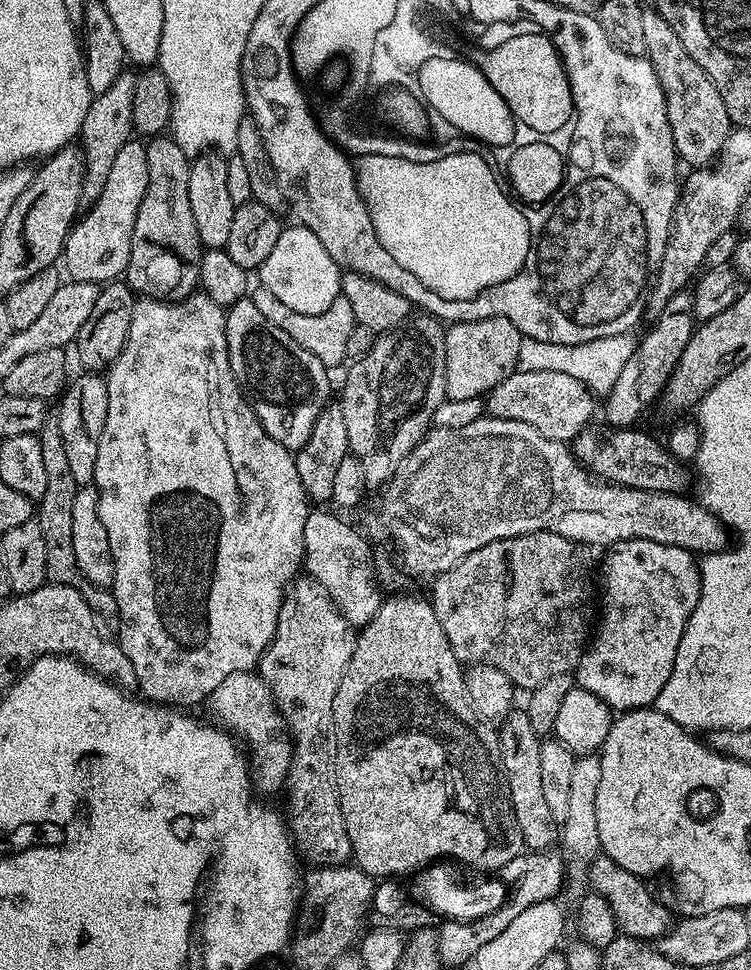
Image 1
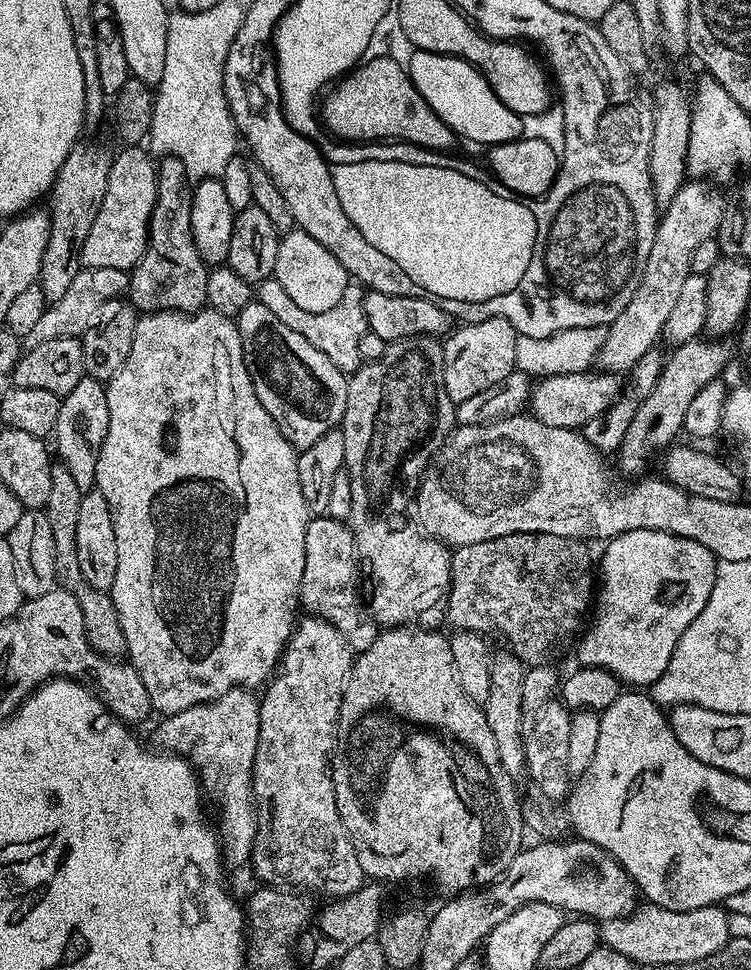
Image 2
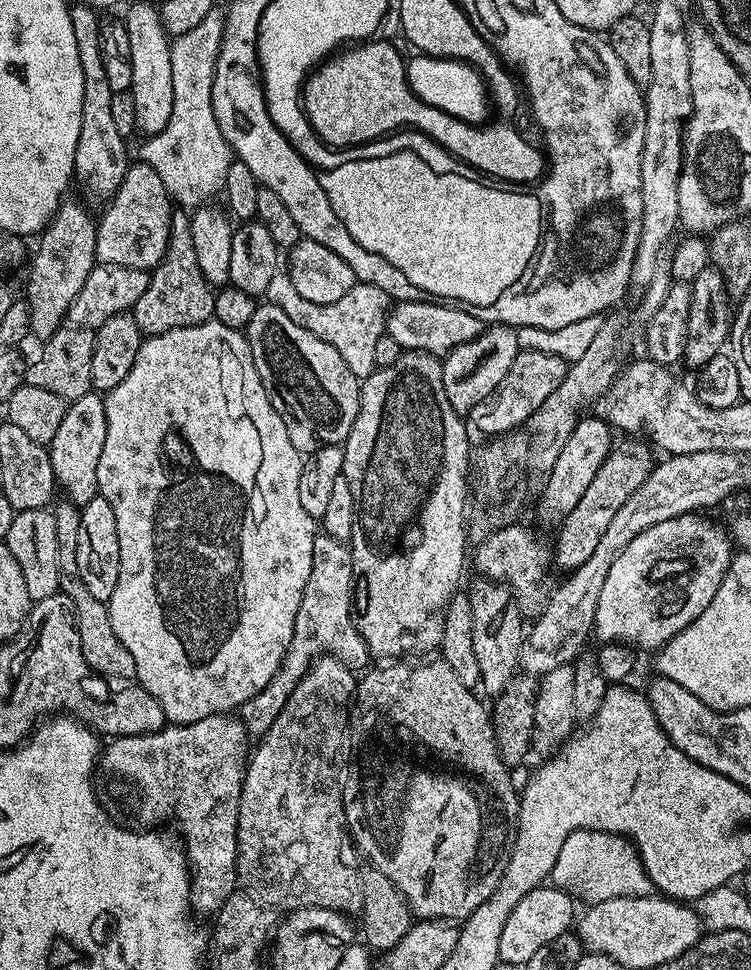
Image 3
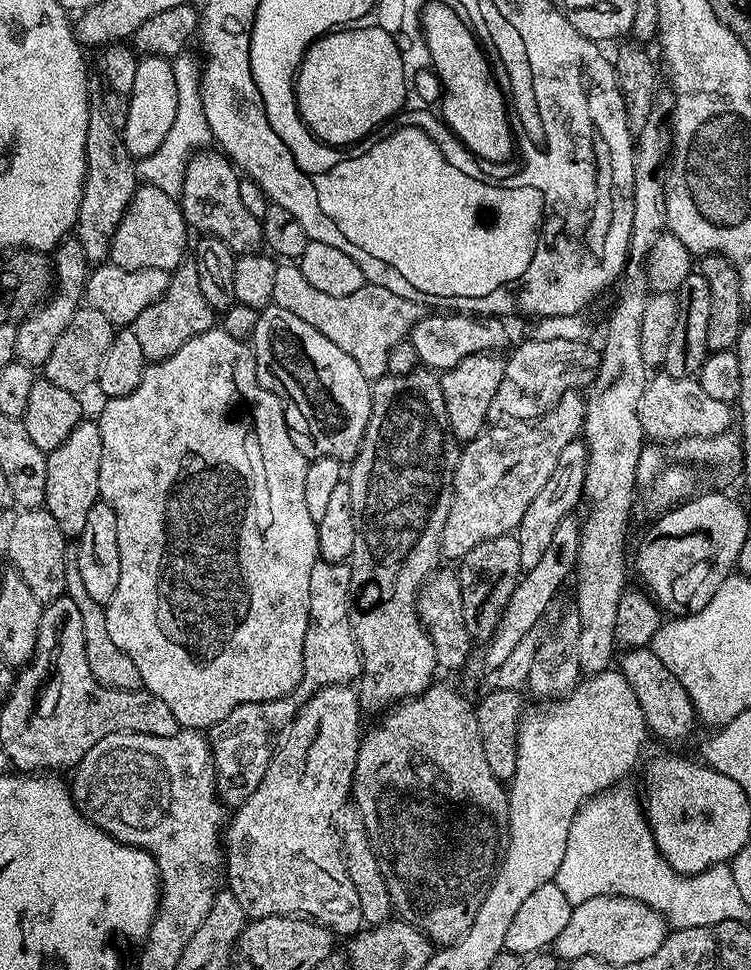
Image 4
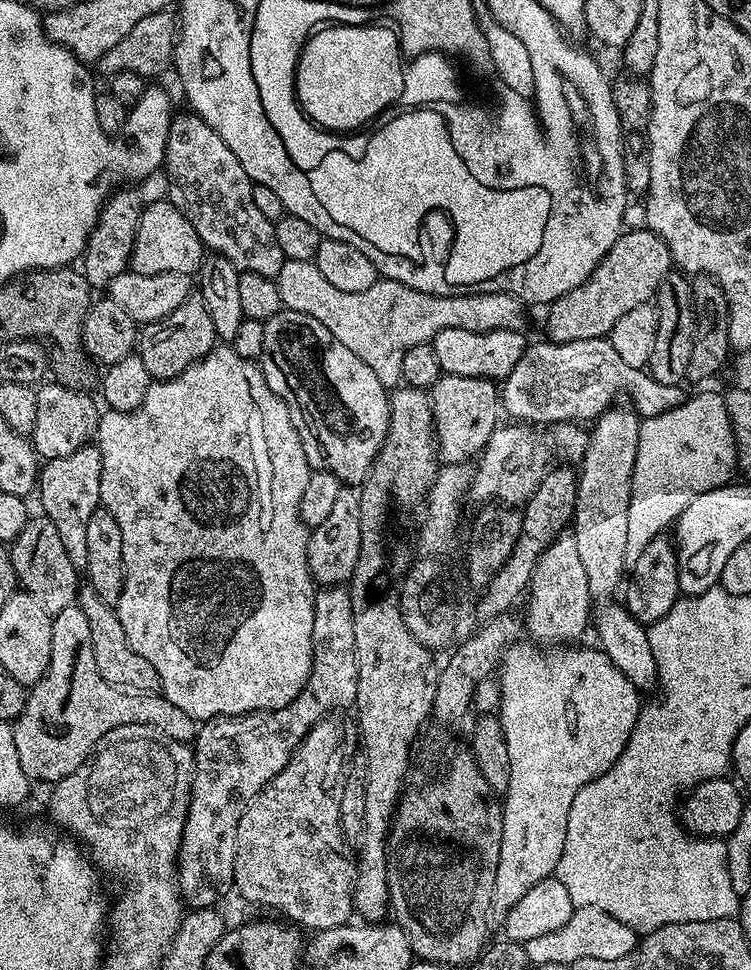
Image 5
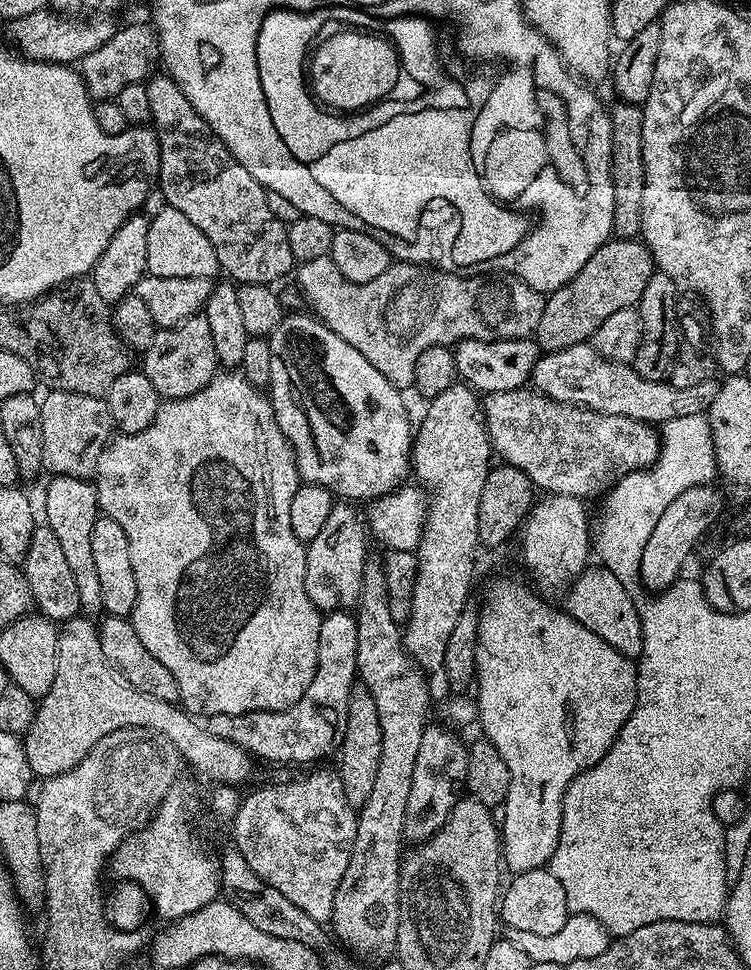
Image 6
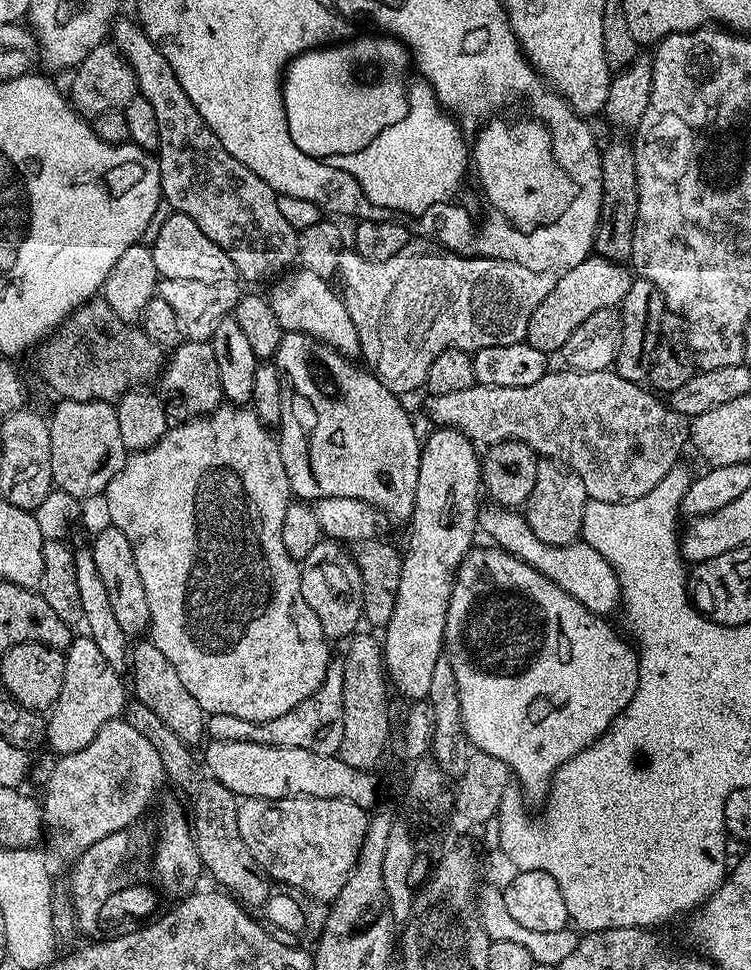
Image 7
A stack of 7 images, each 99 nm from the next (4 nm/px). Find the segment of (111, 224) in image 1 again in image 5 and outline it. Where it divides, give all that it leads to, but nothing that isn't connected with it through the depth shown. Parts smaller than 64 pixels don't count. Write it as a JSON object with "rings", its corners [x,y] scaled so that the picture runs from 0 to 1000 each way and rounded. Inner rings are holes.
{"rings":[[[222,204],[192,211],[178,245],[174,279],[184,282],[248,282],[256,285],[265,281],[266,272],[273,263],[272,251],[264,245],[258,233],[253,233],[249,225]]]}

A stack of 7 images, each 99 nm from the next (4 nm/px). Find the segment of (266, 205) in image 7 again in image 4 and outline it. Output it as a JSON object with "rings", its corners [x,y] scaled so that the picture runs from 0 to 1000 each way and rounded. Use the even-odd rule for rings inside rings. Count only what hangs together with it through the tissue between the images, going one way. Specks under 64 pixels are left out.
{"rings":[[[261,155],[250,164],[248,179],[242,184],[242,196],[237,203],[252,236],[261,238],[262,235],[262,240],[296,245],[296,249],[306,254],[310,262],[338,260],[352,252],[348,226],[333,221],[322,208],[318,195],[321,185],[321,178],[297,157]]]}

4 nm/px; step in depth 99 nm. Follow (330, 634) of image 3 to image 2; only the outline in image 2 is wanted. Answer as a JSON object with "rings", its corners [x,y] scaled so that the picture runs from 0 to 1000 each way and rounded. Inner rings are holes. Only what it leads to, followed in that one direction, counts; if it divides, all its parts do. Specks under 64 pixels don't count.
{"rings":[[[435,530],[411,535],[407,542],[407,584],[402,588],[398,626],[426,639],[437,639],[439,645],[455,654],[470,673],[482,673],[498,666],[503,645],[482,622],[482,610],[477,605],[474,560],[467,543],[459,537],[447,536]]]}

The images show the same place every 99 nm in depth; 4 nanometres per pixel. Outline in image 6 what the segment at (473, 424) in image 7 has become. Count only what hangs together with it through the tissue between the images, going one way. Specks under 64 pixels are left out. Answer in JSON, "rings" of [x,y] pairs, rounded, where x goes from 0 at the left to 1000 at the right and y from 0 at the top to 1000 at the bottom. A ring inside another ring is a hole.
{"rings":[[[688,402],[684,404],[656,404],[646,407],[642,412],[644,422],[644,438],[650,444],[650,455],[655,458],[656,467],[666,466],[672,475],[694,482],[703,490],[710,500],[715,504],[726,503],[723,506],[730,509],[744,509],[748,511],[770,511],[774,513],[784,513],[792,507],[799,507],[811,502],[822,493],[835,490],[836,487],[846,487],[854,482],[866,482],[874,477],[874,473],[879,471],[879,446],[870,438],[858,437],[854,433],[836,431],[834,429],[808,429],[800,425],[792,425],[784,421],[768,421],[766,416],[750,416],[742,412],[735,412],[730,408],[720,408],[712,402]]]}

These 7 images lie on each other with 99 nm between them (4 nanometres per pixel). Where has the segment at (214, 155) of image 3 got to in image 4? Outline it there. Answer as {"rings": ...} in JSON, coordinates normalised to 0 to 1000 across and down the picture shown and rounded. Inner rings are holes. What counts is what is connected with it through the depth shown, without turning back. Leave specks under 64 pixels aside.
{"rings":[[[241,56],[229,62],[232,85],[237,88],[237,118],[232,118],[232,126],[221,137],[221,143],[205,159],[189,161],[181,165],[181,185],[186,190],[210,192],[220,200],[238,203],[242,196],[242,184],[248,179],[250,164],[258,155],[272,155],[284,147],[280,126],[274,126],[274,113],[269,109],[269,93],[266,92],[268,63],[252,56]]]}

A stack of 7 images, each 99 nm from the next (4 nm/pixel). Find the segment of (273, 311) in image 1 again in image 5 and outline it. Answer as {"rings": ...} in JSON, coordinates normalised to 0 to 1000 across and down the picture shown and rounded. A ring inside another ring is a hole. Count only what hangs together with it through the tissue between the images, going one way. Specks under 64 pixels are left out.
{"rings":[[[379,268],[375,278],[365,286],[370,295],[373,312],[382,321],[407,324],[429,332],[461,361],[477,365],[493,381],[498,381],[503,394],[522,402],[534,395],[537,367],[547,358],[569,355],[589,340],[692,340],[699,336],[699,314],[676,301],[625,300],[625,305],[579,305],[562,299],[551,299],[523,289],[503,287],[493,299],[462,301],[439,295],[413,268]]]}

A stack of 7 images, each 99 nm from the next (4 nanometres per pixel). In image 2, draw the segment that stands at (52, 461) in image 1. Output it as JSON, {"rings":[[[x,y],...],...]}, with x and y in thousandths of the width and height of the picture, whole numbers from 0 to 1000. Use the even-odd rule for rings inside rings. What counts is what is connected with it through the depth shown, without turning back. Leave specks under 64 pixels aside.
{"rings":[[[79,476],[71,477],[67,485],[67,513],[61,513],[57,527],[67,534],[67,547],[72,551],[72,592],[75,600],[85,609],[92,610],[109,629],[112,653],[120,666],[132,676],[146,680],[169,677],[168,654],[162,654],[162,641],[157,641],[157,629],[152,629],[148,613],[136,608],[125,608],[115,596],[109,596],[109,587],[104,579],[104,526],[109,523],[109,504],[93,490],[93,485]]]}

